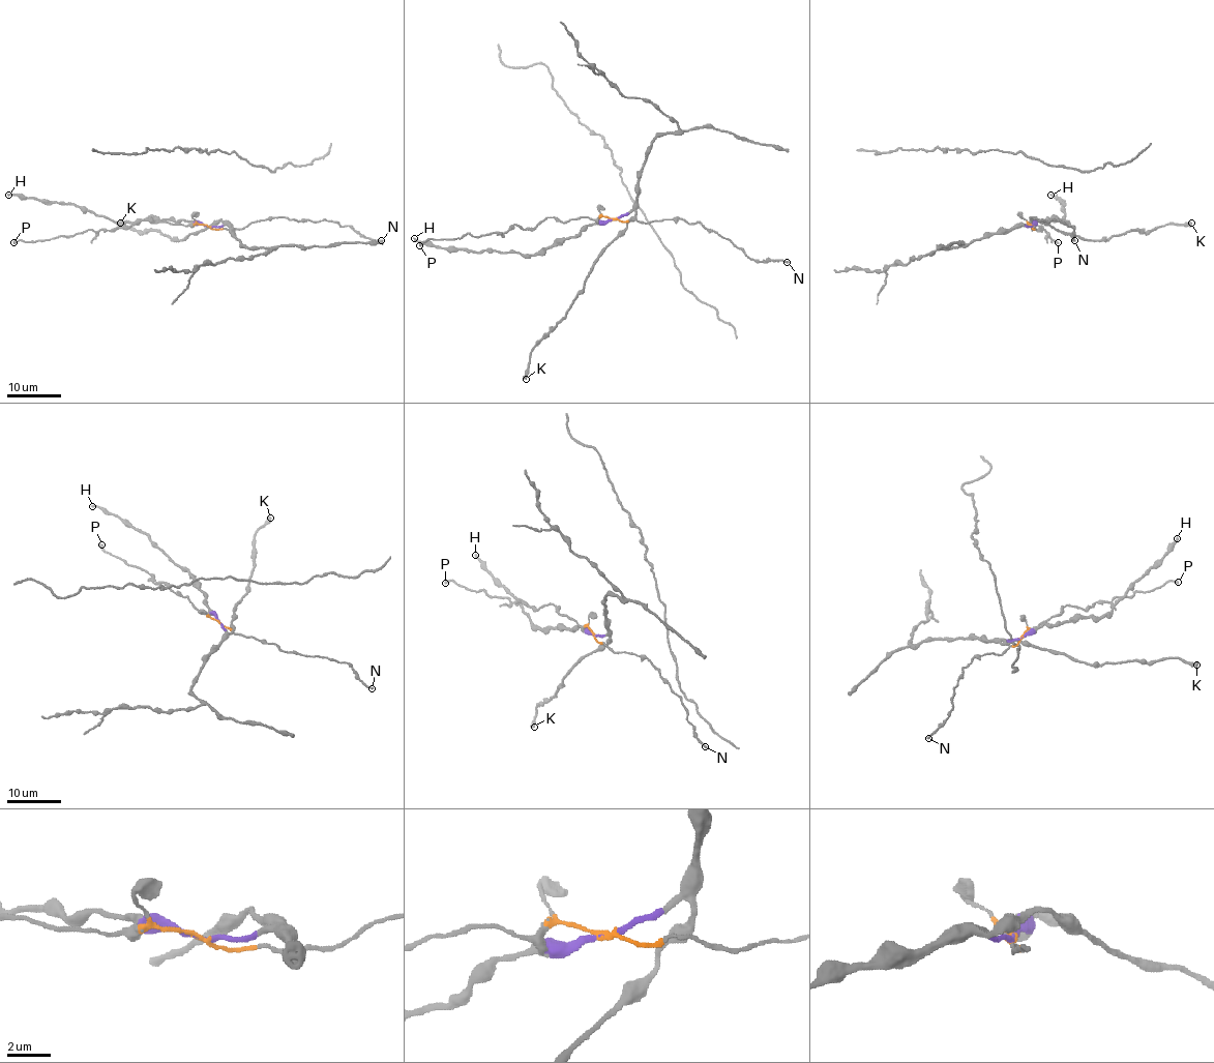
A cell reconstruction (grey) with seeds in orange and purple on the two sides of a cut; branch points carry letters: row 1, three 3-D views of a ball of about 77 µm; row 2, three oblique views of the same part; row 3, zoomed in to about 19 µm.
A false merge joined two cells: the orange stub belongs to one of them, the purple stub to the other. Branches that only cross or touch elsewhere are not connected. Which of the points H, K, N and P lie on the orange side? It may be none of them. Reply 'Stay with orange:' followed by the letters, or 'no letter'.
Stay with orange: N, P

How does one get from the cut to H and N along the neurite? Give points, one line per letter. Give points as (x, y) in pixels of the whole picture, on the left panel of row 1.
H: (208, 226), (180, 219), (146, 218), (118, 223), (83, 211), (73, 205), (8, 196)
N: (208, 226), (243, 229), (253, 223), (278, 216), (336, 220), (365, 237), (382, 241)

